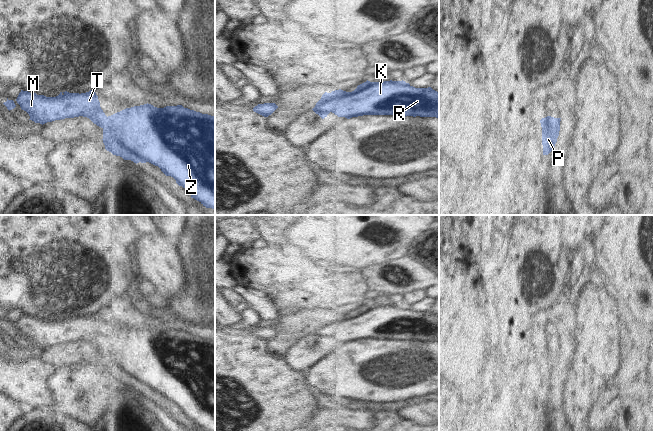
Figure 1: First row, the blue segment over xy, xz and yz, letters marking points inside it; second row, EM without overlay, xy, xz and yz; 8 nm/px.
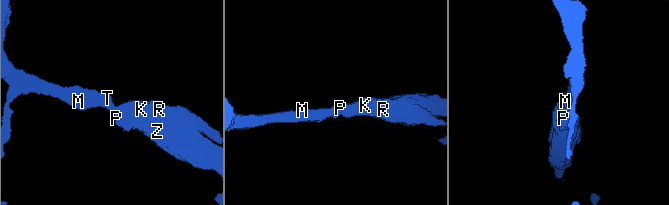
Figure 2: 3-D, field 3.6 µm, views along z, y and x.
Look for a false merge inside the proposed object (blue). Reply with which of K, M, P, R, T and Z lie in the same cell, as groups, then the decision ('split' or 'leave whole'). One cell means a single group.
K M P R T Z | leave whole

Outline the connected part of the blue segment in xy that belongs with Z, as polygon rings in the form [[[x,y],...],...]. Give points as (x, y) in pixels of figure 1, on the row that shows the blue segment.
[[[93,89],[81,94],[60,92],[56,97],[21,90],[16,101],[29,114],[29,120],[42,125],[65,118],[89,118],[103,129],[102,140],[107,151],[136,164],[149,162],[158,166],[166,176],[173,177],[185,188],[191,198],[215,210],[215,116],[182,105],[157,108],[147,103],[107,117]]]

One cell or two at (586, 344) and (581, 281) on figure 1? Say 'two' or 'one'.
one

